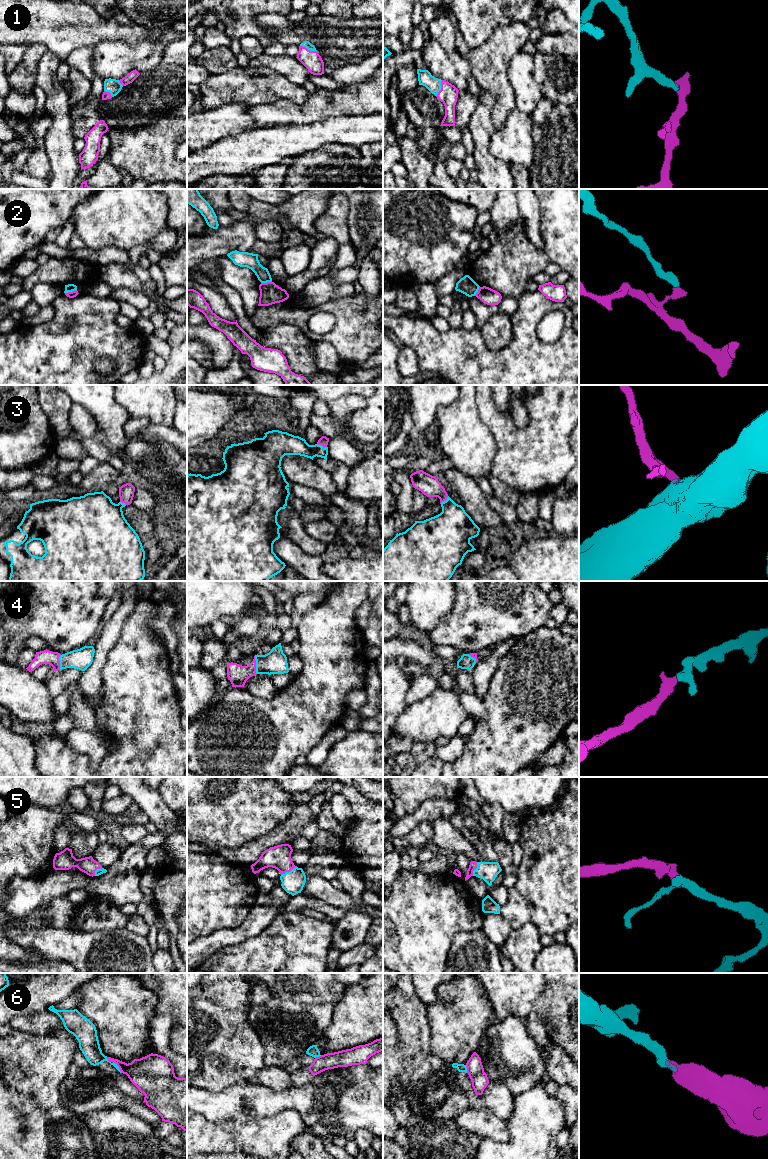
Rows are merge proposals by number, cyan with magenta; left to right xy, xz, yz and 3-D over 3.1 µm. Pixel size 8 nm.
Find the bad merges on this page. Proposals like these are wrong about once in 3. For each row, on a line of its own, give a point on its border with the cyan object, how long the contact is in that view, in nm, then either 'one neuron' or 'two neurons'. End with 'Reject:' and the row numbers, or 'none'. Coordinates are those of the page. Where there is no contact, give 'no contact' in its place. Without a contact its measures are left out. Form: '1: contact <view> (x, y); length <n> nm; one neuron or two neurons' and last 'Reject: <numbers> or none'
1: contact xz (308, 49); length 140 nm; one neuron
2: contact xy (70, 291); length 100 nm; two neurons
3: contact xz (322, 446); length 90 nm; one neuron
4: contact xz (256, 665); length 140 nm; one neuron
5: contact xz (288, 872); length 140 nm; one neuron
6: contact xy (118, 1067); length 120 nm; two neurons
Reject: 2, 6

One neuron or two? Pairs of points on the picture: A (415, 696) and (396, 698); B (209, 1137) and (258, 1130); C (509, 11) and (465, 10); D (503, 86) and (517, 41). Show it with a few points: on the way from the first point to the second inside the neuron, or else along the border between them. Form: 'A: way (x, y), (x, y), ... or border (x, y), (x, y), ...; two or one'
A: border (411, 684), (406, 694), (405, 705); two
B: way (221, 1137), (246, 1133); one
C: way (498, 10), (476, 10); one
D: way (501, 75), (501, 57), (506, 52); one

